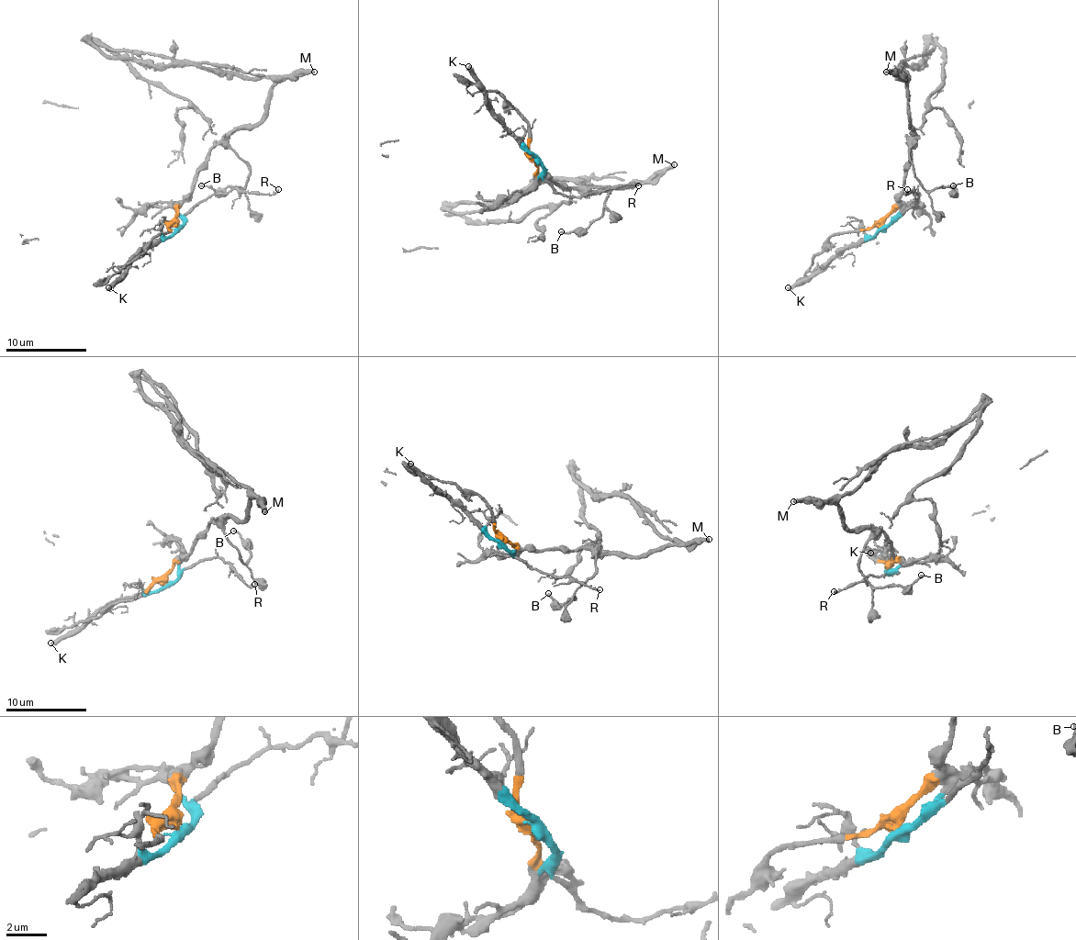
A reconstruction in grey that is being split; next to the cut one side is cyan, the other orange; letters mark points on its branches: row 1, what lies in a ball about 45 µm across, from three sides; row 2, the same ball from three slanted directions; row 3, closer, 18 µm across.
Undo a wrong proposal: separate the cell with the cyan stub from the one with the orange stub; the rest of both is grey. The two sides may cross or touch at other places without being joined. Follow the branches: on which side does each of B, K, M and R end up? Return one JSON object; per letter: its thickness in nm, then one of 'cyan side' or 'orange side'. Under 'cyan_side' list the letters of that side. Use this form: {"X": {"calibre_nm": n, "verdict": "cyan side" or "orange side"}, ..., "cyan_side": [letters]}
{"B": {"calibre_nm": 180, "verdict": "orange side"}, "K": {"calibre_nm": 440, "verdict": "cyan side"}, "M": {"calibre_nm": 400, "verdict": "orange side"}, "R": {"calibre_nm": 180, "verdict": "cyan side"}, "cyan_side": ["K", "R"]}

